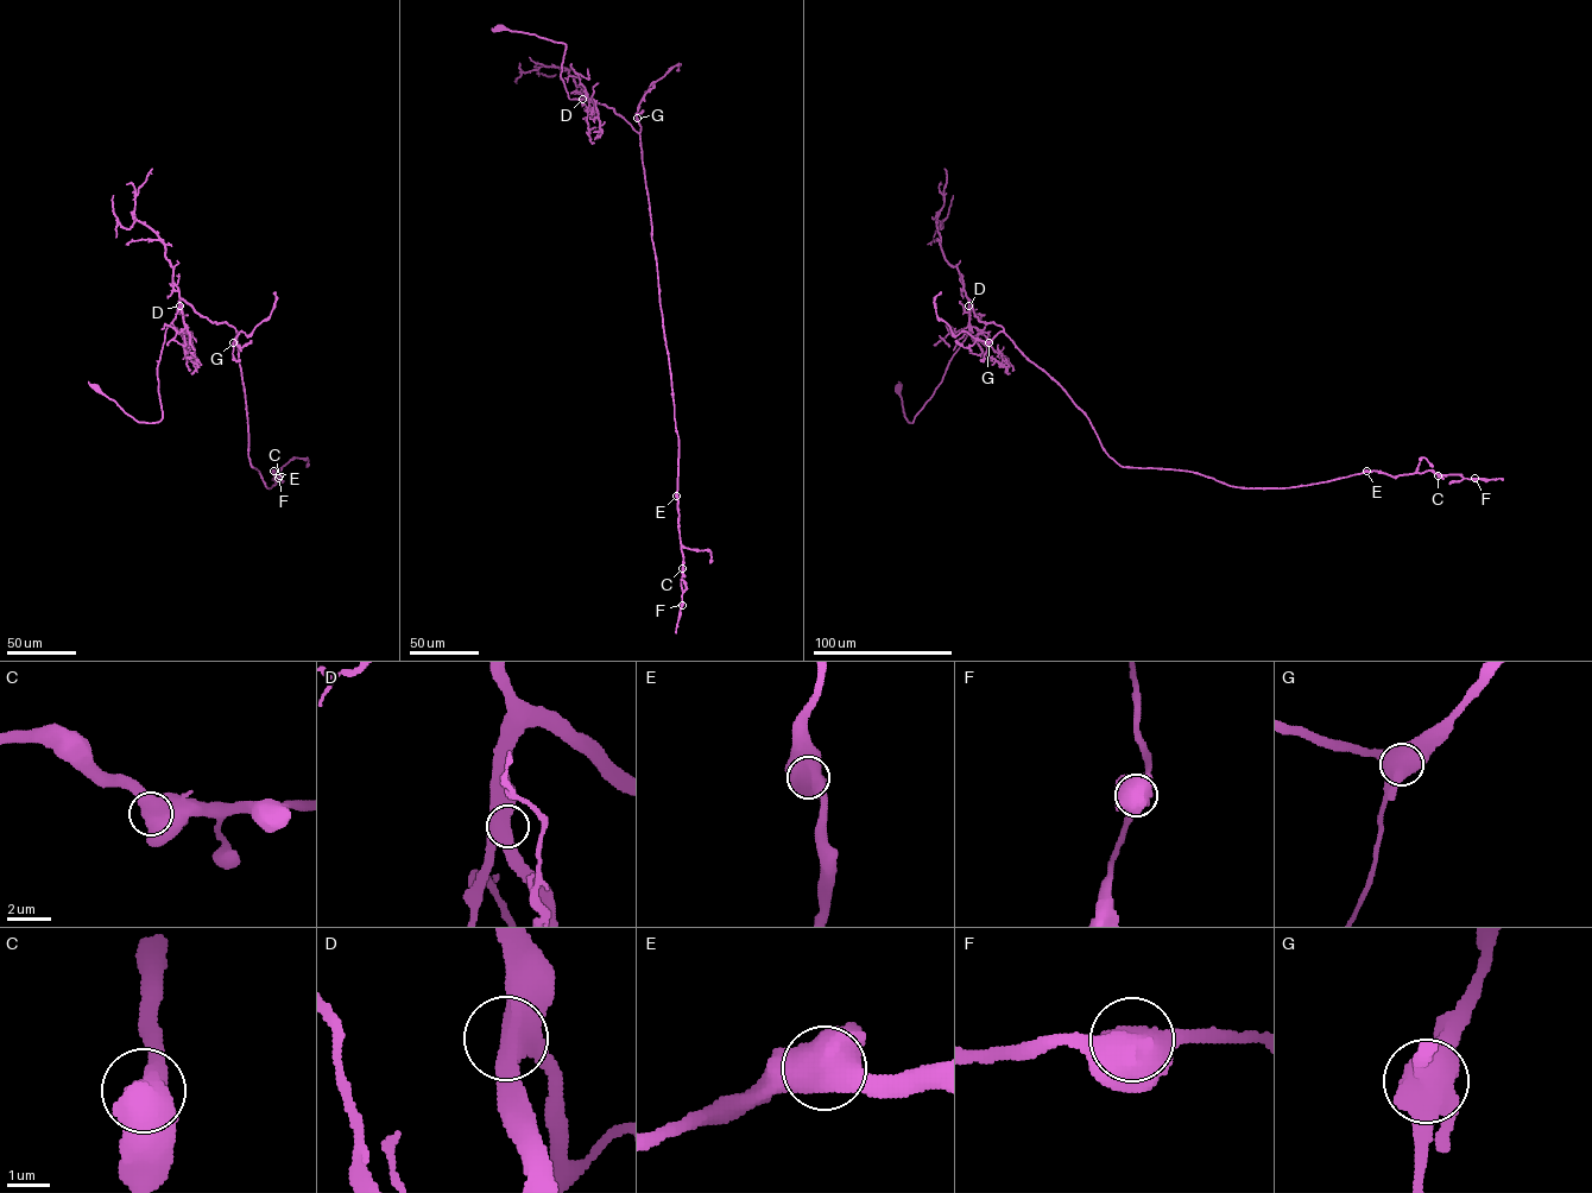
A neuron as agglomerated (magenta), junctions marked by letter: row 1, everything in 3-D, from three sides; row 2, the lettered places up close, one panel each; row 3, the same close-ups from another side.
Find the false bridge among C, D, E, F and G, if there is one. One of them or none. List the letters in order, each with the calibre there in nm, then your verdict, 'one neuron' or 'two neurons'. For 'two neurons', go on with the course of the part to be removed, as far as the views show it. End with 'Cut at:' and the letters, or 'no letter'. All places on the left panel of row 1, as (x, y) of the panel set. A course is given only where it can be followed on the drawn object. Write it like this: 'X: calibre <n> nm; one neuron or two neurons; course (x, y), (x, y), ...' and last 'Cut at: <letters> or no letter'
C: calibre 750 nm; one neuron
D: calibre 460 nm; one neuron
E: calibre 600 nm; one neuron
F: calibre 550 nm; one neuron
G: calibre 750 nm; one neuron
Cut at: no letter

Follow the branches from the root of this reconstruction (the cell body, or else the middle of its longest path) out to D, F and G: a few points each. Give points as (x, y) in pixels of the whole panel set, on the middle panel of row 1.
D: (499, 29), (564, 43), (561, 77), (570, 99), (582, 99)
F: (499, 29), (564, 43), (561, 77), (568, 98), (586, 99), (612, 107), (639, 134), (678, 440), (682, 605)
G: (499, 29), (564, 43), (561, 77), (568, 98), (586, 99), (612, 107), (639, 133), (637, 119)

